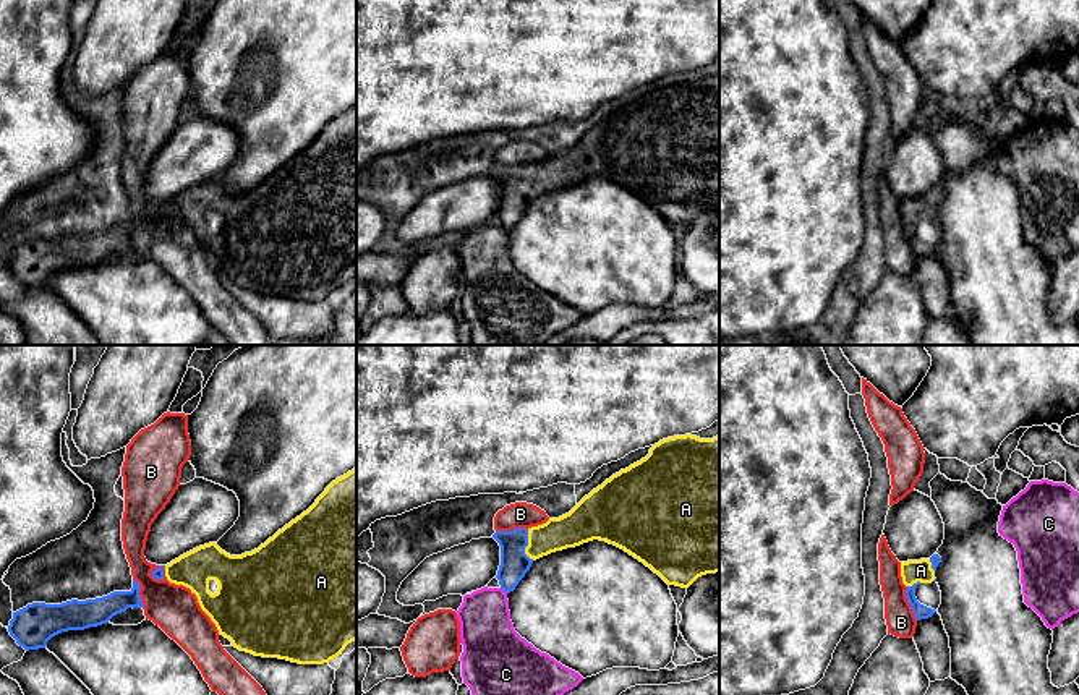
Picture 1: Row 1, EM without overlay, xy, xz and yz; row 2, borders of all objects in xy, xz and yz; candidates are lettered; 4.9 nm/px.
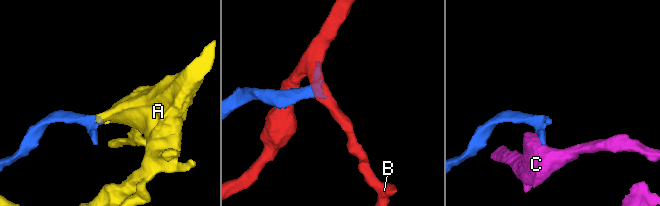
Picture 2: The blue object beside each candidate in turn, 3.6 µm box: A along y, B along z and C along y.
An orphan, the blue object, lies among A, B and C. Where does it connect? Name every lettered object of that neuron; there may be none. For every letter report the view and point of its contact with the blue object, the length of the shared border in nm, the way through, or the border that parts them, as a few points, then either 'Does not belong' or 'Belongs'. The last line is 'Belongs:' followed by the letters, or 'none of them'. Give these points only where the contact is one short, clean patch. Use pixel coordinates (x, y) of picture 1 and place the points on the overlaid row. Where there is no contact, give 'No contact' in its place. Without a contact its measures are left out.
A: Touches blue at xz (527, 545). Shared border 160 nm. Belongs
B: Touches blue at yz (909, 603). Shared border 180 nm. Boundary: yz (906, 587), (906, 600), (917, 619). Does not belong
C: Touches blue at xz (504, 590). Shared border 50 nm. Boundary: xz (501, 587), (507, 592). Does not belong
Belongs: A

